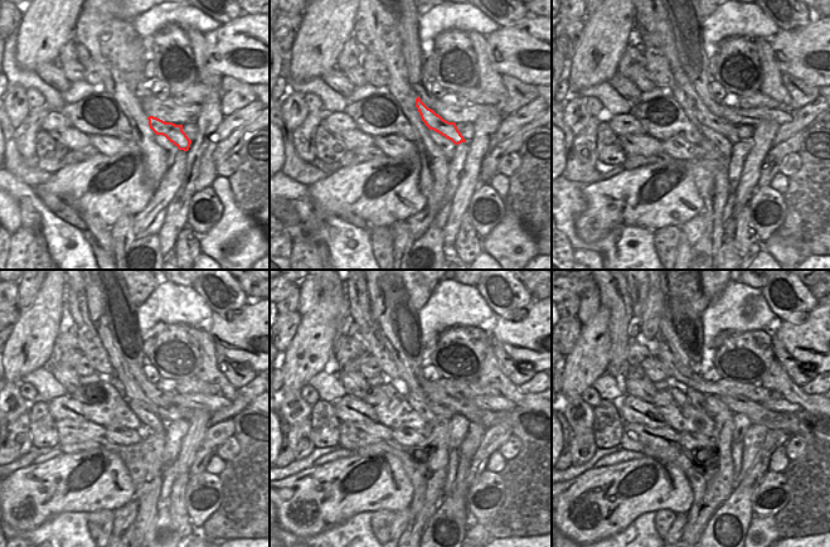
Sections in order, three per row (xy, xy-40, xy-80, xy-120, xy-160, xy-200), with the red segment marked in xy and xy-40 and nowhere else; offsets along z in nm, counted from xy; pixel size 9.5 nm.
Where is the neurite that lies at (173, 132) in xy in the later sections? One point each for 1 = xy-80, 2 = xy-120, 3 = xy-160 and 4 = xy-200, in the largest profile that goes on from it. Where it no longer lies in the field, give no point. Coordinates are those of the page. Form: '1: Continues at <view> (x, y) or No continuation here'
1: Continues at xy-80 (707, 117)
2: Continues at xy-120 (132, 391)
3: Continues at xy-160 (409, 381)
4: Continues at xy-200 (666, 334)

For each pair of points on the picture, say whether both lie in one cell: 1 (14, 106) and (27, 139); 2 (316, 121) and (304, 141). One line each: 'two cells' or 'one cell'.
1: two cells
2: one cell

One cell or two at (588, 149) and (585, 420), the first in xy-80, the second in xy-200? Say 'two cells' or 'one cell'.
two cells

